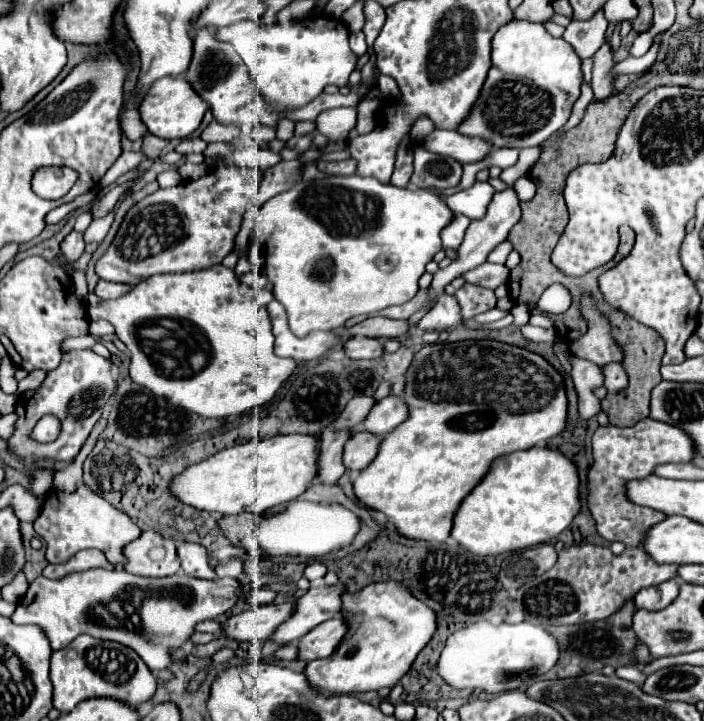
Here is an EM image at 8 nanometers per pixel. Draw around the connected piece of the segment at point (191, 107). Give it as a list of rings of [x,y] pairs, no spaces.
[[[165,76],[165,78],[159,78],[153,86],[149,86],[147,94],[139,104],[139,116],[153,136],[171,140],[169,136],[187,138],[191,132],[195,132],[207,108],[209,104],[189,86],[189,82],[183,76]]]

